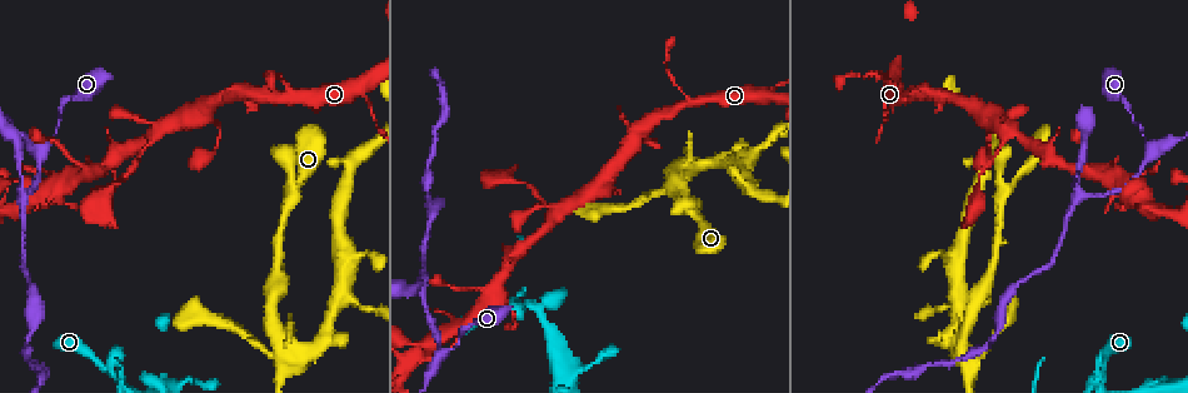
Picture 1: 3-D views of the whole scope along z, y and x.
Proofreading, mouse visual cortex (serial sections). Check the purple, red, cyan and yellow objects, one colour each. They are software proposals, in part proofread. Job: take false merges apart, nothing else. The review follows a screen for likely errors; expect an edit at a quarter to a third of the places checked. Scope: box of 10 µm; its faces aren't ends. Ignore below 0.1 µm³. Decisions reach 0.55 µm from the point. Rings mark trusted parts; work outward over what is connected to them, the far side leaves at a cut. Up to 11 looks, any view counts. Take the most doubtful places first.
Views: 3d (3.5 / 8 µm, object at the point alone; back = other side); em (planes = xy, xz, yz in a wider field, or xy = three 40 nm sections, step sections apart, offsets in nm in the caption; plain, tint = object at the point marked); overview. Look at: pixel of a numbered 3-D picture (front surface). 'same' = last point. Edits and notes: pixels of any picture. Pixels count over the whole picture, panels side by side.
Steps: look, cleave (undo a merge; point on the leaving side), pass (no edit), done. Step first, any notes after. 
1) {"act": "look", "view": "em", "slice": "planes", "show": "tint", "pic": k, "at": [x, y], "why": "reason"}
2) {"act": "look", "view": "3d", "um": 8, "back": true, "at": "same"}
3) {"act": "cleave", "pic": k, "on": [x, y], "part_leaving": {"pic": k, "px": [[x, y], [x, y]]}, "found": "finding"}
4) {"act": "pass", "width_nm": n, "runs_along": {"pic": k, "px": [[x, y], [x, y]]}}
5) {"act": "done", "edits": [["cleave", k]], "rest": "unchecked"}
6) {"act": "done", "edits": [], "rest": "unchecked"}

{"act": "look", "view": "3d", "um": 3.5, "pic": 1, "at": [109, 369], "why": "arms run side by side"}

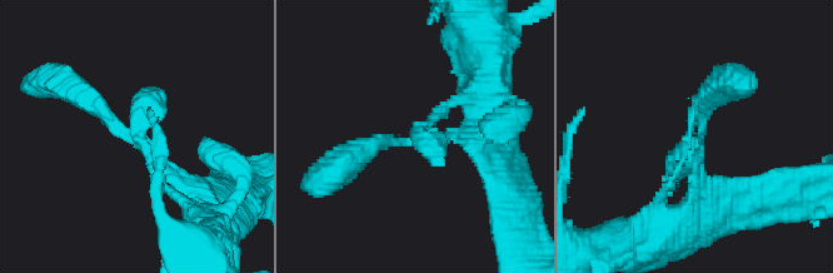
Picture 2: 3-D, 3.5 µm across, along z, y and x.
{"act": "look", "view": "em", "slice": "xy", "step": 3, "show": "tint", "pic": 2, "at": [132, 132], "why": "shape alone is not enough"}

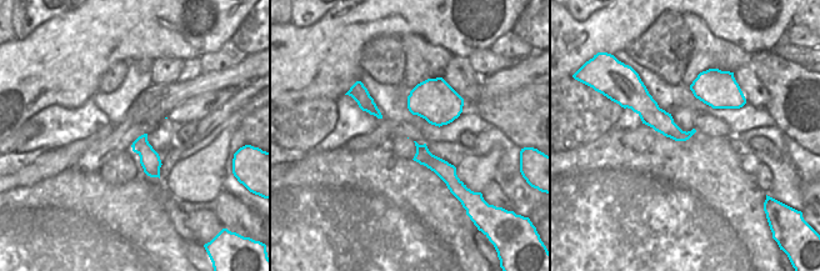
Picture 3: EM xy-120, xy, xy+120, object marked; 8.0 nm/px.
{"act": "look", "view": "em", "slice": "xy", "step": 5, "show": "tint", "at": "same", "why": "another direction"}

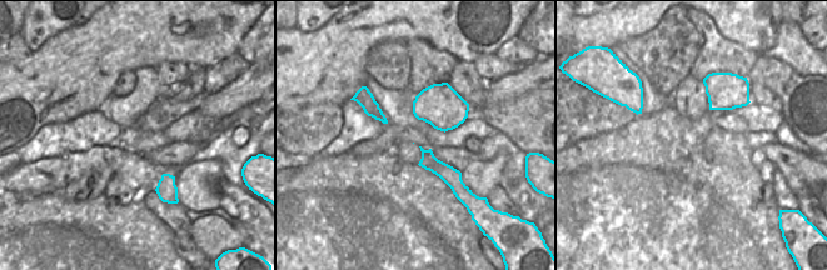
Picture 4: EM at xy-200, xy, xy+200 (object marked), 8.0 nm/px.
{"act": "pass", "runs_along": {"pic": 2, "px": [[66, 84], [178, 180], [194, 180]]}, "found": "all the same cell"}

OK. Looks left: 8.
{"act": "look", "view": "3d", "um": 3.5, "pic": 1, "at": [42, 150], "why": "three-way junction"}

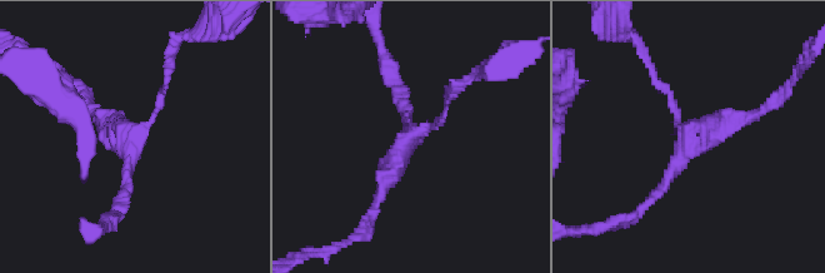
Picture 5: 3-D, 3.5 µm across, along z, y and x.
{"act": "look", "view": "em", "slice": "xy", "step": 5, "show": "plain", "pic": 5, "at": [686, 137]}

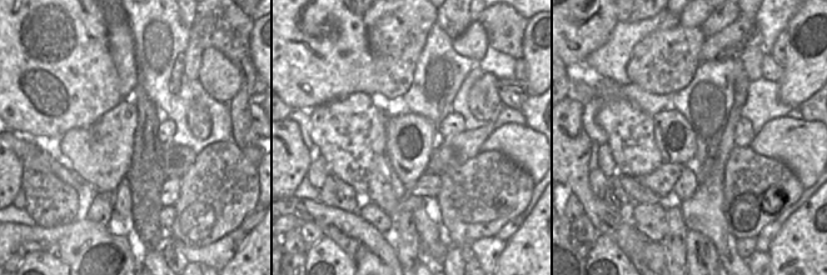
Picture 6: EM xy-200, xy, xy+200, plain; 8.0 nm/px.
{"act": "look", "view": "em", "slice": "xy", "step": 5, "show": "tint", "at": "same", "why": "where the object lies"}

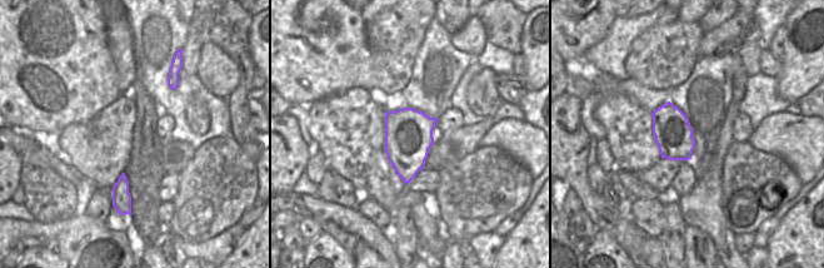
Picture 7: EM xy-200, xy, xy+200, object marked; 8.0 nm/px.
{"act": "pass", "arms": 3, "arm_widths_nm": [100, 150, 200], "runs_along": {"pic": 5, "px": [[168, 74], [155, 115], [129, 147], [121, 208]]}, "found": "all the same cell"}

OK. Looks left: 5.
{"act": "look", "view": "3d", "um": 8, "back": true, "pic": 1, "at": [23, 196], "why": "branch point"}

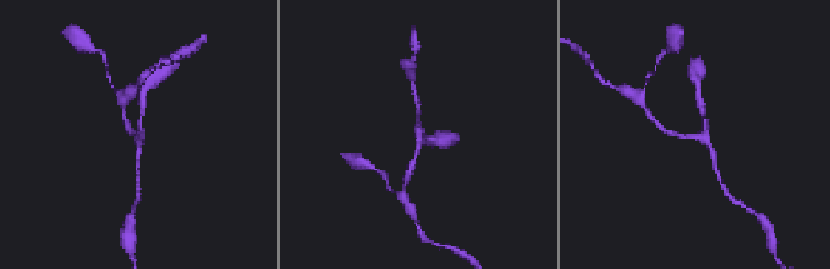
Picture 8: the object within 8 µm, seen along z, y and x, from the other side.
{"act": "look", "view": "em", "slice": "xy", "step": 1, "show": "tint", "at": "same", "arms": 3, "arm_widths_nm": [100, 150, 150], "why": "now the EM"}

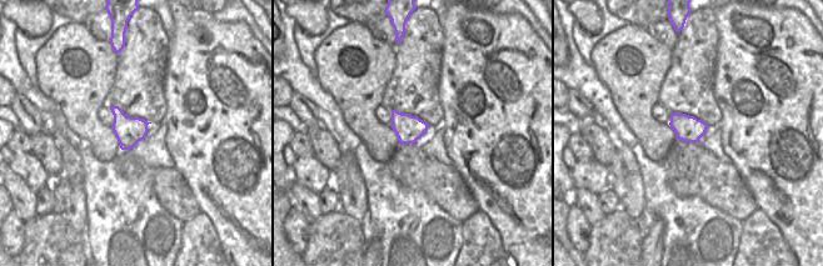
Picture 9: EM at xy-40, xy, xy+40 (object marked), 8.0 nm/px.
{"act": "pass", "runs_along": {"pic": 8, "px": [[669, 131], [701, 138], [716, 170]]}, "found": "continuous, no second cell"}

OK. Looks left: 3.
{"act": "look", "view": "3d", "um": 8, "back": true, "pic": 1, "at": [1007, 131], "why": "small branch off a trunk"}

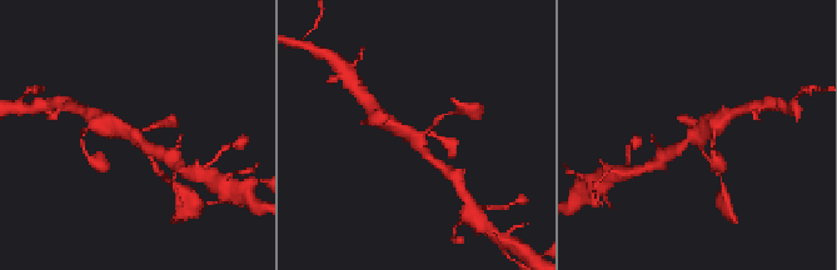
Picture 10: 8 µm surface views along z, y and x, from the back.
{"act": "look", "view": "3d", "um": 3.5, "back": true, "at": "same", "why": "closer look"}

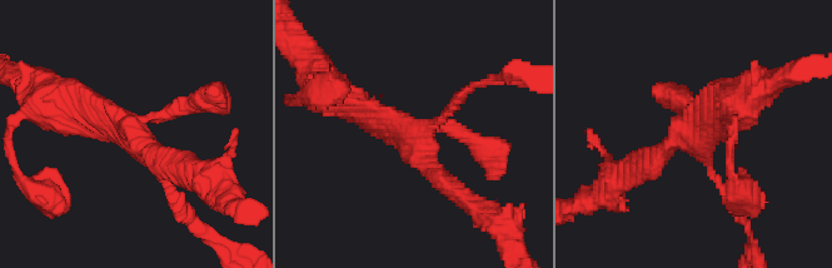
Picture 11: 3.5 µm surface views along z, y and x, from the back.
{"act": "pass", "runs_along": {"pic": 11, "px": [[347, 99], [397, 124], [458, 192]]}, "found": "one cell here"}

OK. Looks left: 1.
{"act": "look", "view": "3d", "um": 3.5, "pic": 1, "at": [690, 164], "why": "sharp bend"}

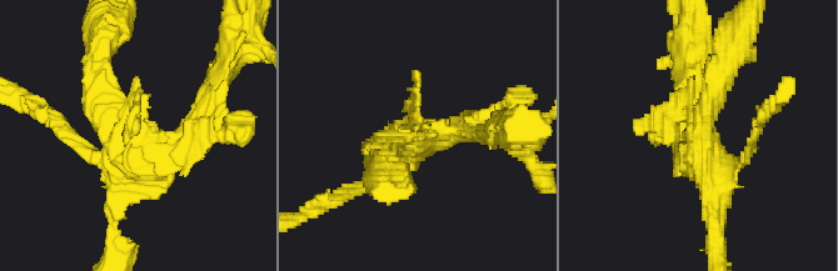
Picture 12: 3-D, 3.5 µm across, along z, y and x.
{"act": "pass", "found": "all the same cell"}

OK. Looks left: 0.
{"act": "done", "edits": [], "rest": "unchecked"}

